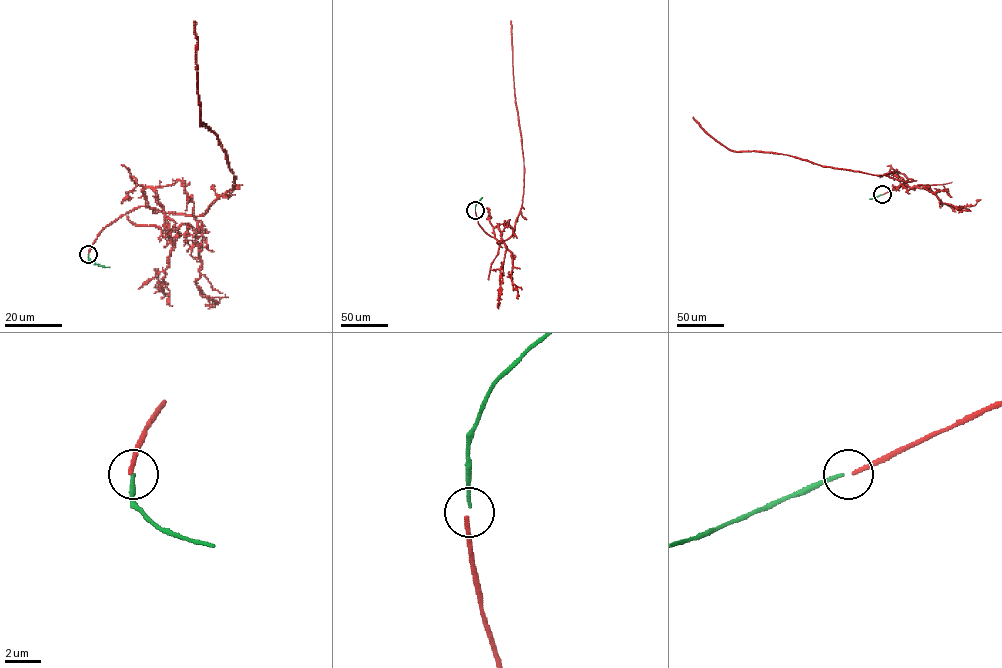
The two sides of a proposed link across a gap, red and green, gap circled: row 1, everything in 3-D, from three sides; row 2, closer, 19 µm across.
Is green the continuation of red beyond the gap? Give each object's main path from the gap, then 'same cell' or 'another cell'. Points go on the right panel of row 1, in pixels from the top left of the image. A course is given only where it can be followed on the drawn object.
course red (882, 194), (912, 180), (823, 167), (772, 152), (733, 151), (710, 136), (693, 116); course green (881, 194), (869, 199); another cell

